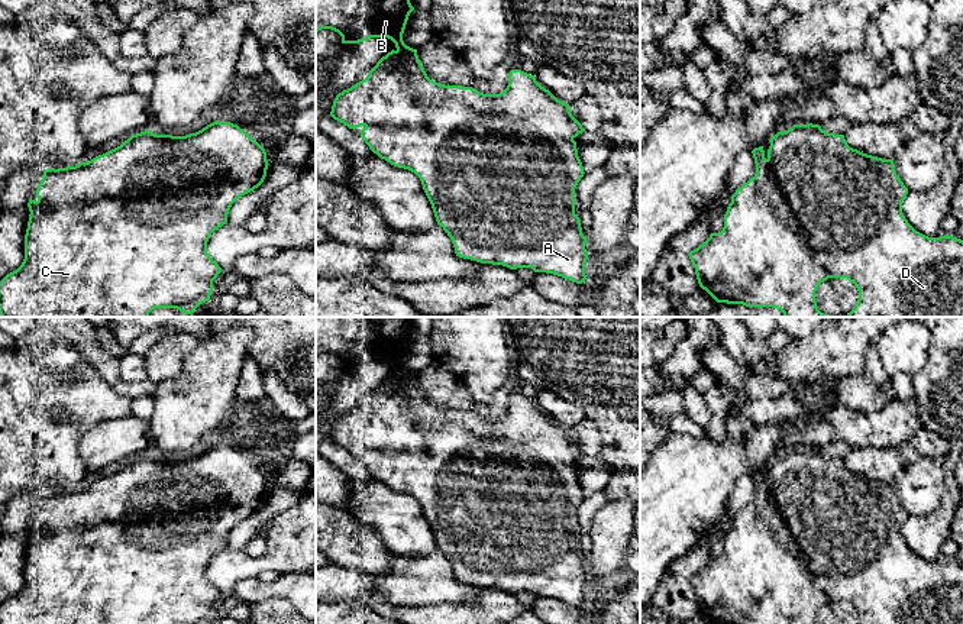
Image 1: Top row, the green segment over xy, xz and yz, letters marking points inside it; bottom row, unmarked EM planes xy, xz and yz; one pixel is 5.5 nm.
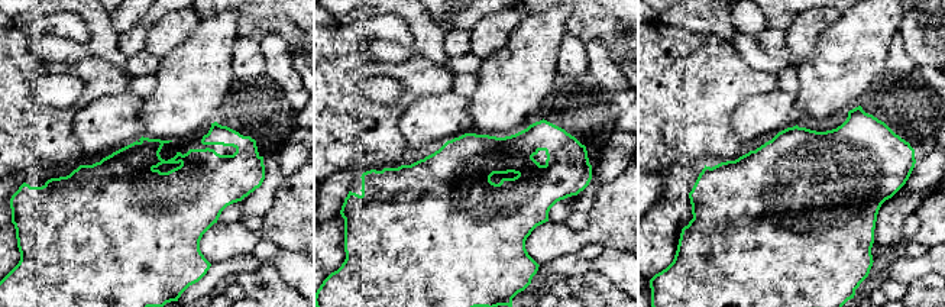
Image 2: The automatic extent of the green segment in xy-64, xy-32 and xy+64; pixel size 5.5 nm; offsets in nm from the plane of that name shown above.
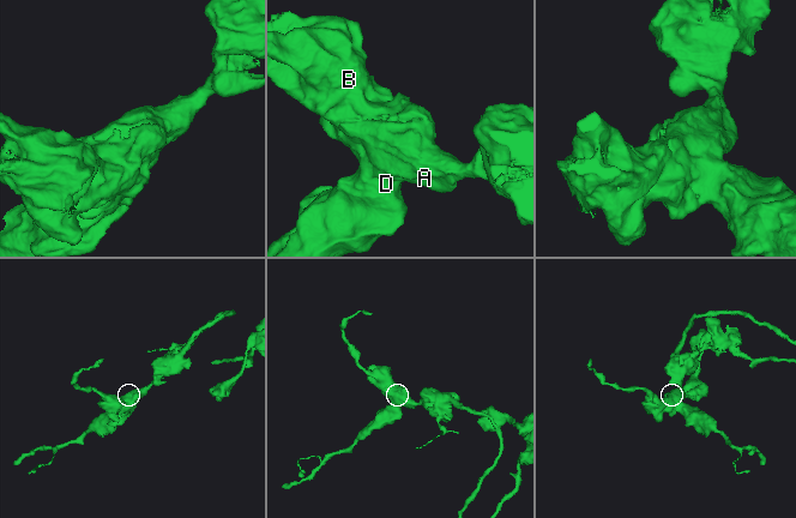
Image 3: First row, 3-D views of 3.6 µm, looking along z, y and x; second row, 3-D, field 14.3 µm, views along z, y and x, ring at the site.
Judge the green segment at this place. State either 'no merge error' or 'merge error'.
no merge error

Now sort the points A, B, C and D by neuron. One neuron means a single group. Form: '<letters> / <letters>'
A B C D

